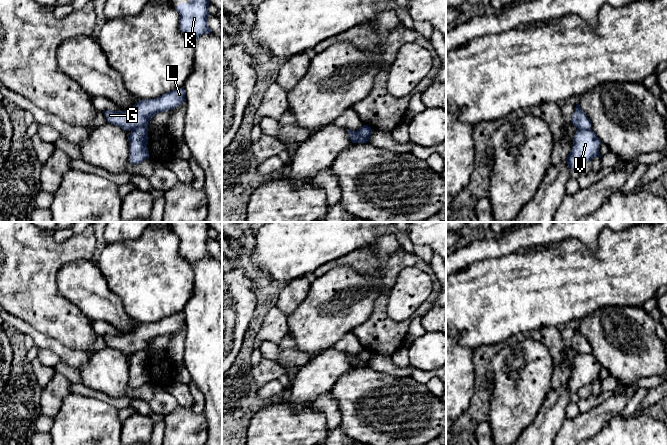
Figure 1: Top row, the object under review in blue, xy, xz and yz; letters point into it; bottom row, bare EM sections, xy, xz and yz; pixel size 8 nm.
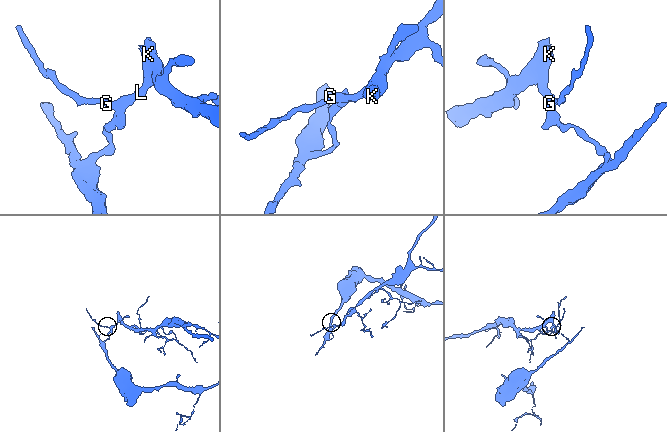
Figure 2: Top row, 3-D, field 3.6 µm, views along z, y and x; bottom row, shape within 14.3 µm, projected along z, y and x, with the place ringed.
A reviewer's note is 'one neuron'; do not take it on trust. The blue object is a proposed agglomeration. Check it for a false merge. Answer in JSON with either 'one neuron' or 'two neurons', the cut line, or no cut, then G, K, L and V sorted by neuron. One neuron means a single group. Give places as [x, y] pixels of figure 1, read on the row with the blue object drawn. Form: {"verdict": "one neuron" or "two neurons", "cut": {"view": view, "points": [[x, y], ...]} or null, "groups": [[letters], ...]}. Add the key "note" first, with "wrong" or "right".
{"note": "wrong", "verdict": "two neurons", "cut": {"view": "xy", "points": [[147, 126], [138, 126], [131, 131]]}, "groups": [["G", "K", "L"], ["V"]]}

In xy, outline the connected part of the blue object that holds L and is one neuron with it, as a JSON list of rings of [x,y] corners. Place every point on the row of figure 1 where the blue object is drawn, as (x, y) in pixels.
[[[183,87],[169,91],[155,99],[139,100],[132,109],[123,111],[103,111],[107,122],[128,131],[138,127],[148,127],[153,116],[172,110],[186,102]]]

